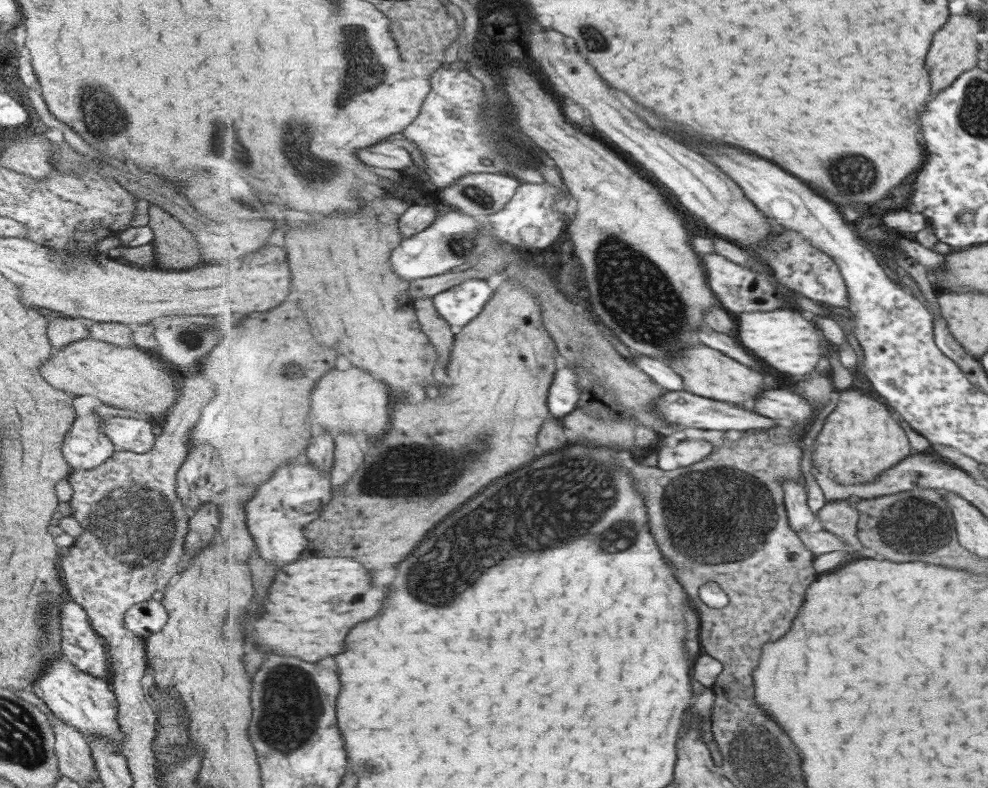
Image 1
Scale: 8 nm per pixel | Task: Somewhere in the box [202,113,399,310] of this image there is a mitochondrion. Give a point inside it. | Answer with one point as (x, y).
(296, 140)

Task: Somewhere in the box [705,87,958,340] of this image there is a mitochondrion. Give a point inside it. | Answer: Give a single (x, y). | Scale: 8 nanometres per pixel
(854, 181)

